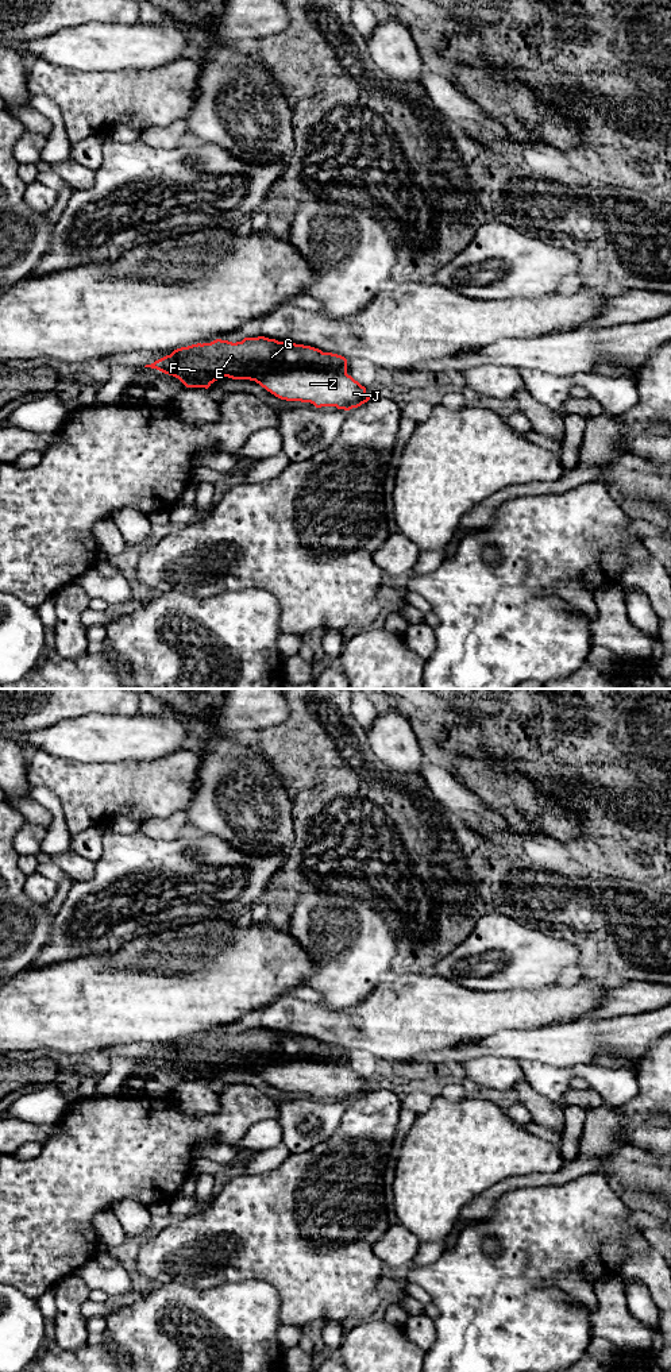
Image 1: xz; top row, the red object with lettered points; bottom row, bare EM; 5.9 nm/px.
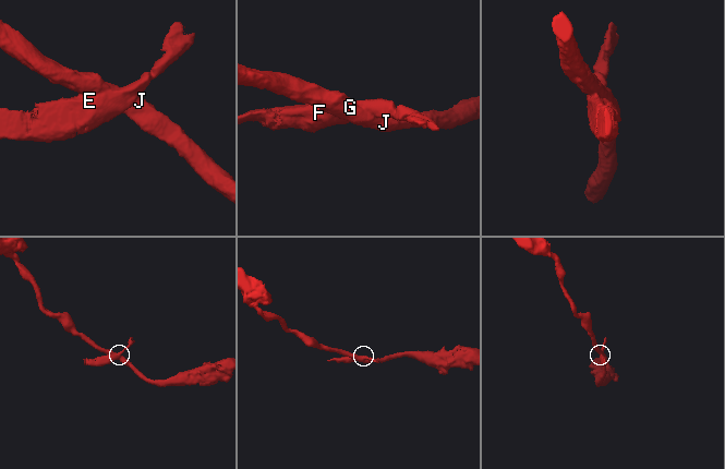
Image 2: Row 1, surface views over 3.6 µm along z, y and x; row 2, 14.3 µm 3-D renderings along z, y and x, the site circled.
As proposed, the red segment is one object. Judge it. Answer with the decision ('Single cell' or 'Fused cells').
Fused cells

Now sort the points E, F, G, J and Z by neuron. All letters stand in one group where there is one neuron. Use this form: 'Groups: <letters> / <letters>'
Groups: E F G / J Z

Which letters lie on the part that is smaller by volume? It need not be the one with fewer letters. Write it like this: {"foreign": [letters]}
{"foreign": ["E", "F", "G"]}

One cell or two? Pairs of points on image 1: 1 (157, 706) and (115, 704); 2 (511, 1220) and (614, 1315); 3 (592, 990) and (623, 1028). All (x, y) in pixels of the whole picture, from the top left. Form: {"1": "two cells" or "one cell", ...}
{"1": "two cells", "2": "two cells", "3": "two cells"}

